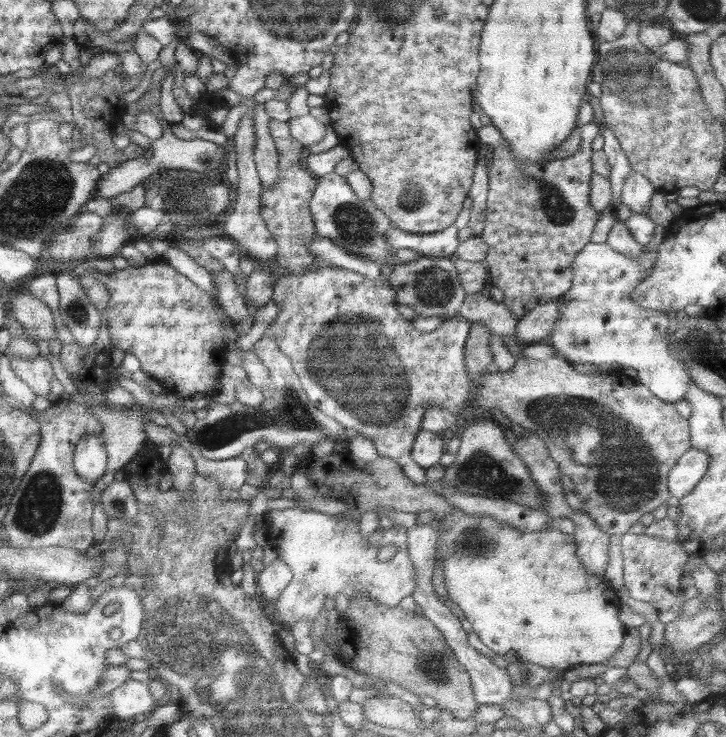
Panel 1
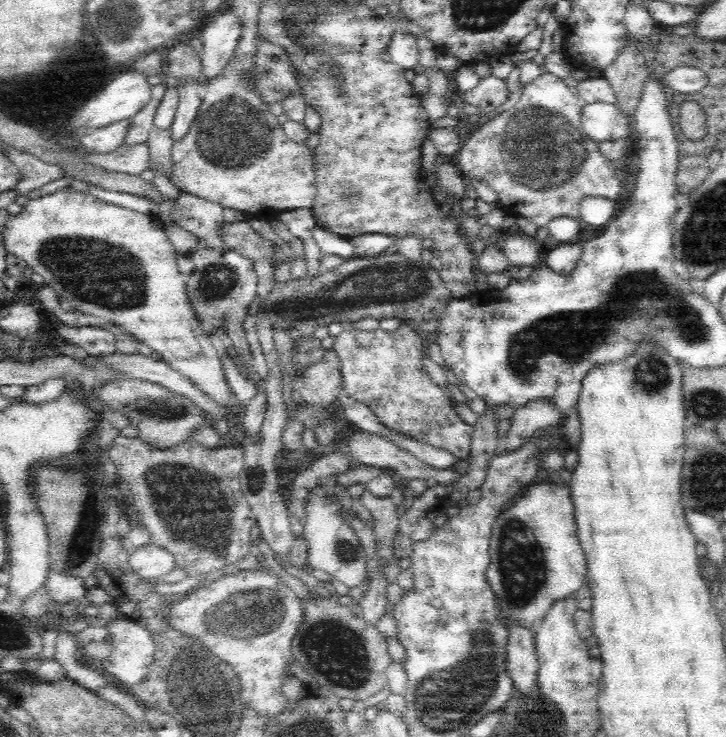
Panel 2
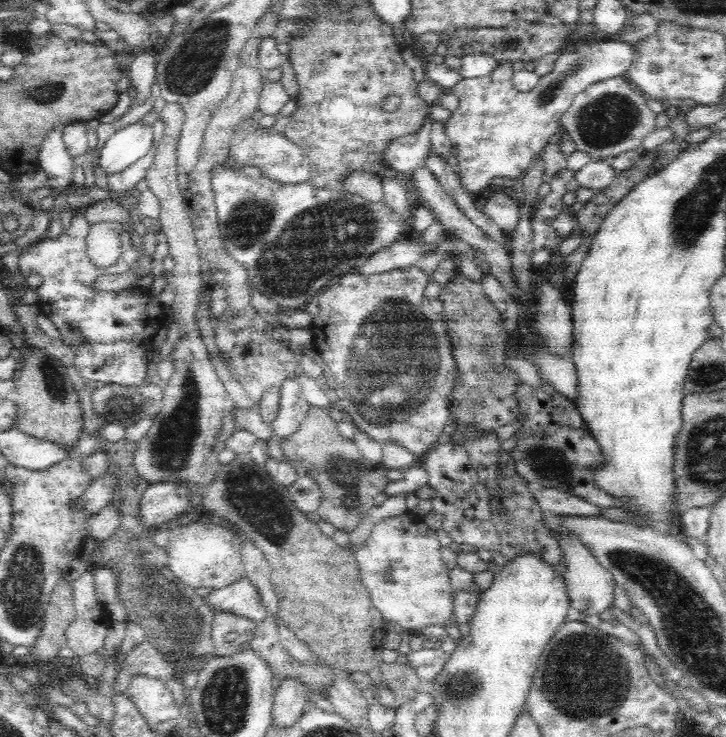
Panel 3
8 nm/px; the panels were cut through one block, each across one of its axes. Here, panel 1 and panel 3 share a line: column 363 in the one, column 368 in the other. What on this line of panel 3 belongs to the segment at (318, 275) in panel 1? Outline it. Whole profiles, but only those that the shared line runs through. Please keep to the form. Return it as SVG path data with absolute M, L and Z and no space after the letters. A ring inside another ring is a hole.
M415 265L392 268L368 278L361 278L359 274L342 276L338 283L315 298L321 312L315 316L312 326L312 346L316 354L322 354L334 378L335 406L353 422L356 430L381 444L400 446L416 459L439 444L446 421L452 417L450 398L460 374L442 303L439 298L428 298L428 284L432 281L432 275Z

